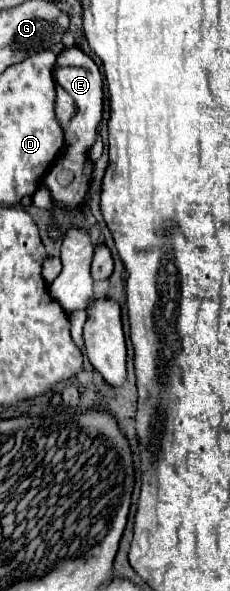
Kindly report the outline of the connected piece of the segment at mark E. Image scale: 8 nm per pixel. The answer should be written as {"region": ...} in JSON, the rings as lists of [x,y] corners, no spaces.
{"region":[[[77,46],[63,48],[55,64],[55,84],[57,84],[57,118],[65,130],[65,146],[59,158],[53,162],[45,176],[45,184],[53,194],[55,204],[63,204],[69,210],[77,210],[89,194],[89,178],[93,164],[87,158],[87,150],[97,138],[97,128],[103,110],[103,80],[97,64]]]}

